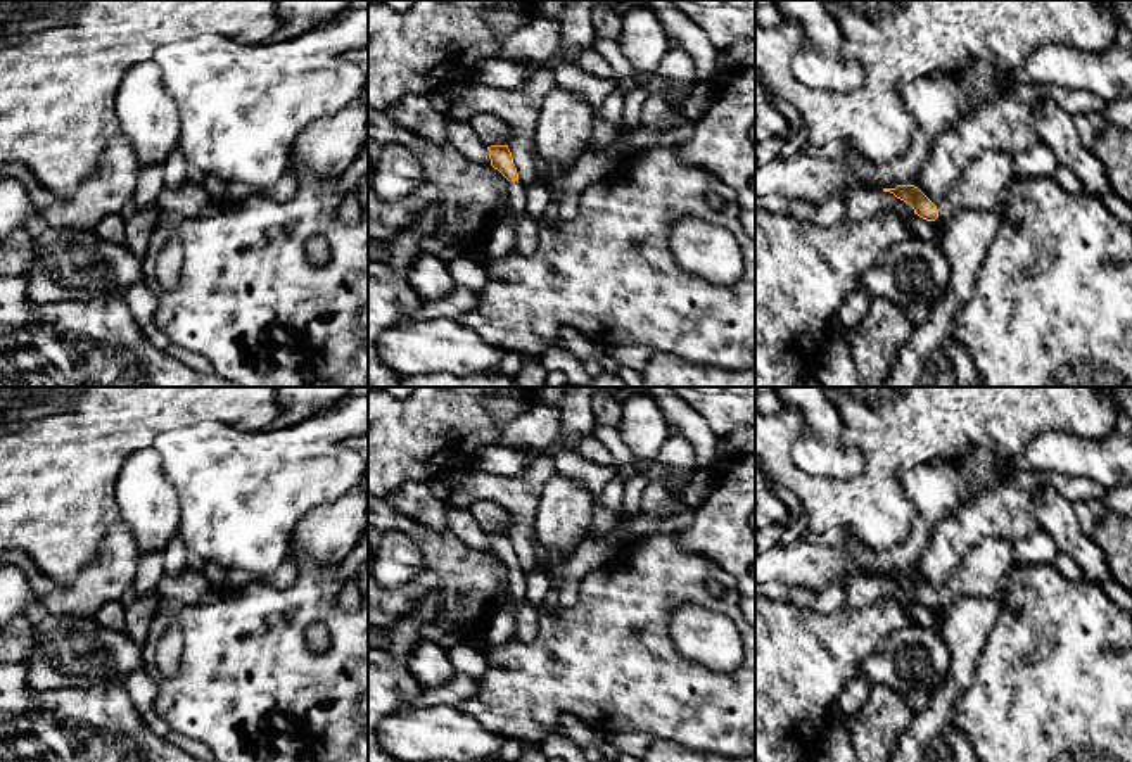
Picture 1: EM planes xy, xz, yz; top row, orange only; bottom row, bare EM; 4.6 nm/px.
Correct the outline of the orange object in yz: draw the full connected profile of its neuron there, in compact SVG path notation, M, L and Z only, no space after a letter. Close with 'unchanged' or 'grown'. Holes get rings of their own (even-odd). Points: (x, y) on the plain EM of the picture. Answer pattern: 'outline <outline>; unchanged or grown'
outline M985 539L961 563L951 582L935 593L918 574L897 572L883 575L914 596L926 608L947 606L963 596L1004 600L1014 568L1014 543Z; grown

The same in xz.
outline M508 532L487 534L491 553L498 556L508 568L508 596L512 603L505 608L498 608L491 617L487 632L482 638L482 648L496 648L513 639L515 634L515 608L525 601L527 594L527 574L518 567L517 555L513 551Z; grown

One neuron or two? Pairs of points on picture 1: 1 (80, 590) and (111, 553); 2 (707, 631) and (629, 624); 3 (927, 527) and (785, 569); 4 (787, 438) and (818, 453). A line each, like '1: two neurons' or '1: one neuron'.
1: one neuron
2: two neurons
3: one neuron
4: two neurons

